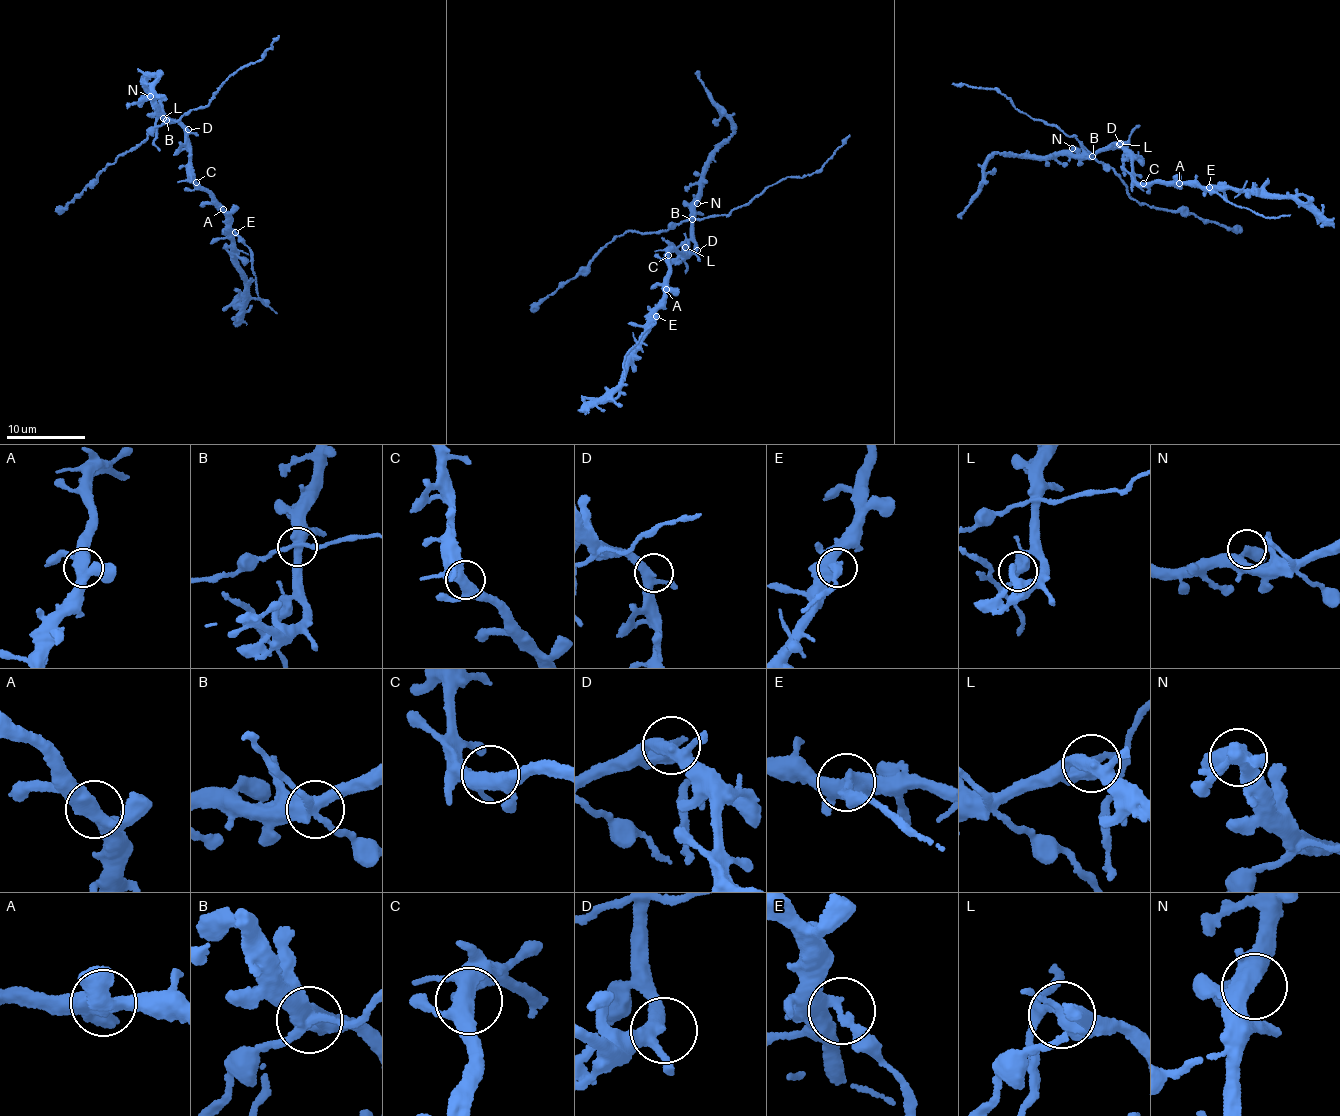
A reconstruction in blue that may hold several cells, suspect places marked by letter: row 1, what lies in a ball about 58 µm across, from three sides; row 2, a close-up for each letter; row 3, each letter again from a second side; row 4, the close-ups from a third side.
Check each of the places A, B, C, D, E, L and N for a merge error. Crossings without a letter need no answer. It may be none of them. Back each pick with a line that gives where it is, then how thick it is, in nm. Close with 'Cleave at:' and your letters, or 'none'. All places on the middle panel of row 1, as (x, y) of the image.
B: place (692, 219); calibre 400 nm
E: place (656, 316); calibre 320 nm
L: place (685, 247); calibre 340 nm
Cleave at: B, E, L

